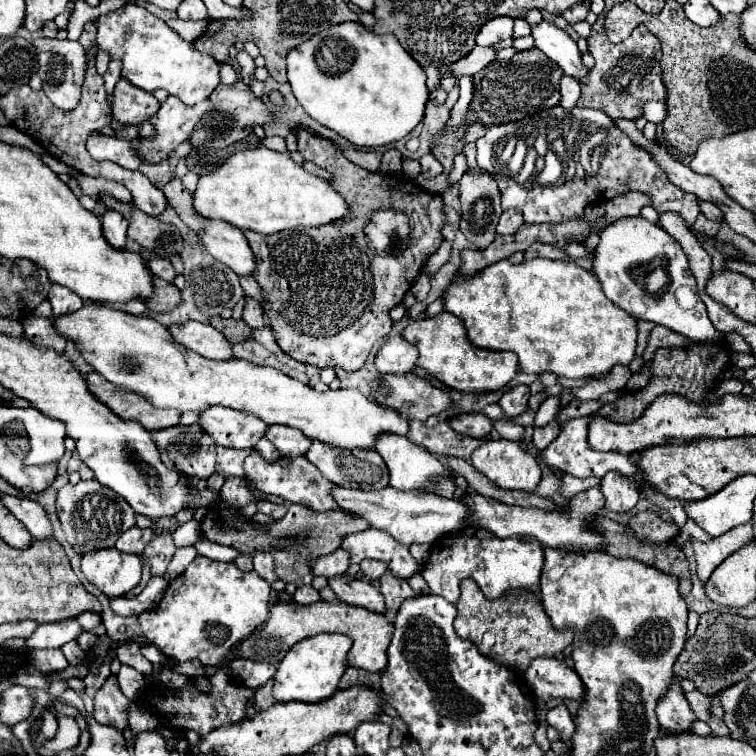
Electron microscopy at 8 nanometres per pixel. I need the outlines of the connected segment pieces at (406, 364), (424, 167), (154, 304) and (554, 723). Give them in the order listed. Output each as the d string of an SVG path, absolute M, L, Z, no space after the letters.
M397 335L397 337L385 339L385 343L377 353L375 365L379 373L401 375L401 373L409 373L415 367L417 357L419 357L417 349L409 341L405 341L401 335Z
M427 153L427 155L423 155L423 159L421 159L421 173L423 173L425 177L437 177L437 175L443 173L443 165L441 165L431 153Z
M153 275L153 295L149 299L141 299L147 309L153 309L153 311L169 311L169 309L175 309L181 301L181 293L179 289L175 289L171 283L163 281L161 277L155 277Z
M557 705L557 707L553 707L551 711L547 711L547 723L549 723L551 727L555 727L555 729L563 735L563 739L565 739L567 743L571 741L571 735L573 735L573 717L571 717L571 713L567 711L565 705Z

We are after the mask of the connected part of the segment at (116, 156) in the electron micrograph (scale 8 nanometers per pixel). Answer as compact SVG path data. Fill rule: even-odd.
M93 133L87 141L87 151L95 161L113 161L125 169L137 171L141 159L133 155L131 147L133 147L131 141L121 141L117 137L107 137L97 133Z

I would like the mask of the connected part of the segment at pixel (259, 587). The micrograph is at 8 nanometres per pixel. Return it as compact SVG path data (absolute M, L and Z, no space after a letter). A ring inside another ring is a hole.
M195 557L193 567L187 567L179 577L175 577L169 583L159 605L139 615L139 625L147 641L157 645L161 653L165 653L165 657L179 663L197 659L205 667L221 667L231 657L231 651L243 639L247 639L261 623L265 623L269 615L269 605L267 605L269 591L271 591L271 585L265 579L261 579L255 571L245 573L237 569L233 563L221 563L207 557Z

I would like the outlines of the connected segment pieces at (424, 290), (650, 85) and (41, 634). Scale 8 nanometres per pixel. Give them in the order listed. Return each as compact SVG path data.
M421 273L421 275L419 275L419 279L415 281L415 285L411 287L411 291L409 291L409 293L415 297L415 301L417 301L417 303L423 303L423 301L425 301L425 297L427 297L427 293L429 293L429 287L431 287L431 285L429 285L429 275Z
M603 13L597 17L591 37L587 39L589 53L595 59L595 67L591 69L589 83L581 87L581 97L577 101L579 107L601 109L611 119L637 119L643 115L643 105L649 99L665 101L665 85L661 79L661 43L659 39L647 31L647 27L637 27L625 41L611 43L607 41L603 27Z
M75 619L63 623L45 623L39 625L27 639L27 649L57 649L63 647L67 641L75 641L81 635L81 625Z

